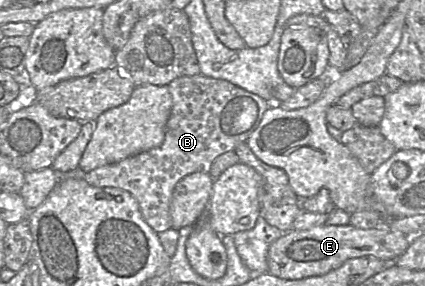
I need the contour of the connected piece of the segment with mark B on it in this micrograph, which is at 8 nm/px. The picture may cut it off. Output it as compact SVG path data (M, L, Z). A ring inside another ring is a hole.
M202 74L176 78L167 86L173 104L163 143L158 147L130 156L119 162L97 167L84 175L84 180L91 186L115 187L129 192L138 202L146 223L157 233L172 229L170 202L176 184L191 173L209 173L213 161L219 155L235 150L239 144L247 141L258 127L265 111L272 106L262 97L226 80L214 79Z

